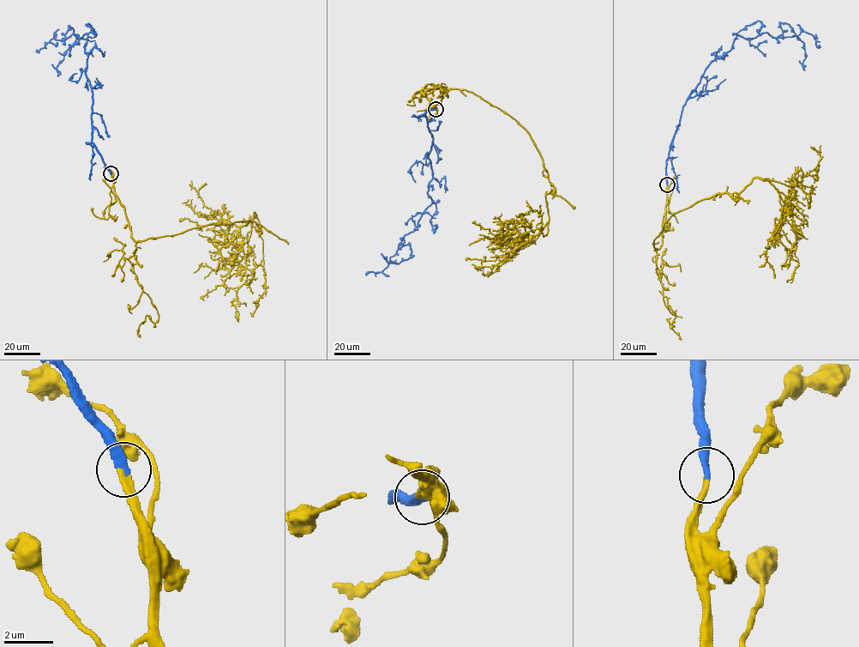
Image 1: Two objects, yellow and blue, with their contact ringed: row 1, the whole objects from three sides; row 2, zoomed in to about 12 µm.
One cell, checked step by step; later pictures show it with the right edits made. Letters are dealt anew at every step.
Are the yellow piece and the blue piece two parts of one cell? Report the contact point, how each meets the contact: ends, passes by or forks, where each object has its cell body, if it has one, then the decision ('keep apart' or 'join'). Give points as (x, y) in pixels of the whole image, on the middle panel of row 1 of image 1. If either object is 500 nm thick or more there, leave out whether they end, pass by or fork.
place (435, 109); yellow ends; blue ends; soma yellow none; soma blue none; join

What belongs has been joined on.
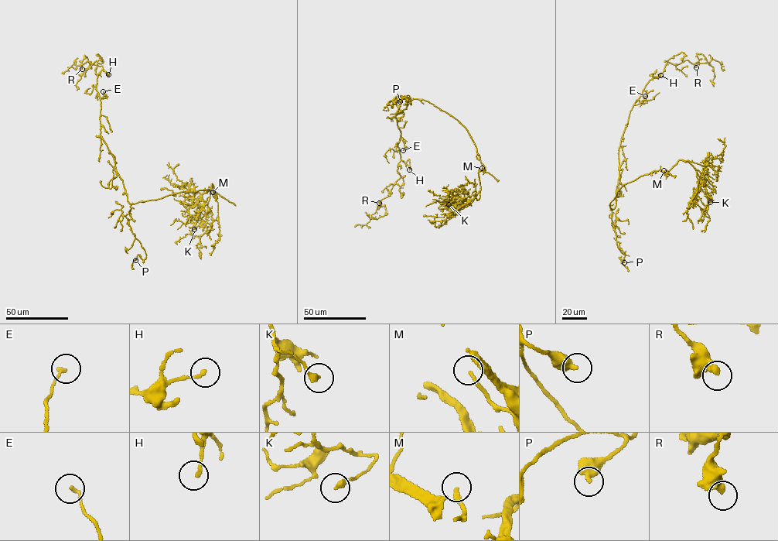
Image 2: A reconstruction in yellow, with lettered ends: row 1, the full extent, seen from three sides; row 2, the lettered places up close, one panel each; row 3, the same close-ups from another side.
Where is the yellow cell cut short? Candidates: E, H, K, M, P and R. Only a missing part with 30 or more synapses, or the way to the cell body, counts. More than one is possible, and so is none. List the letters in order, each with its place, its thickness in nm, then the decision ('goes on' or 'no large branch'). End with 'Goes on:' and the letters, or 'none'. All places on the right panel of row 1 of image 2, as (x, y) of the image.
E: place (645, 96); calibre 160 nm; no large branch
H: place (660, 75); calibre 160 nm; no large branch
K: place (710, 202); calibre 260 nm; no large branch
M: place (663, 170); calibre 190 nm; no large branch
P: place (624, 262); calibre 420 nm; no large branch
R: place (696, 67); calibre 340 nm; no large branch
Goes on: none

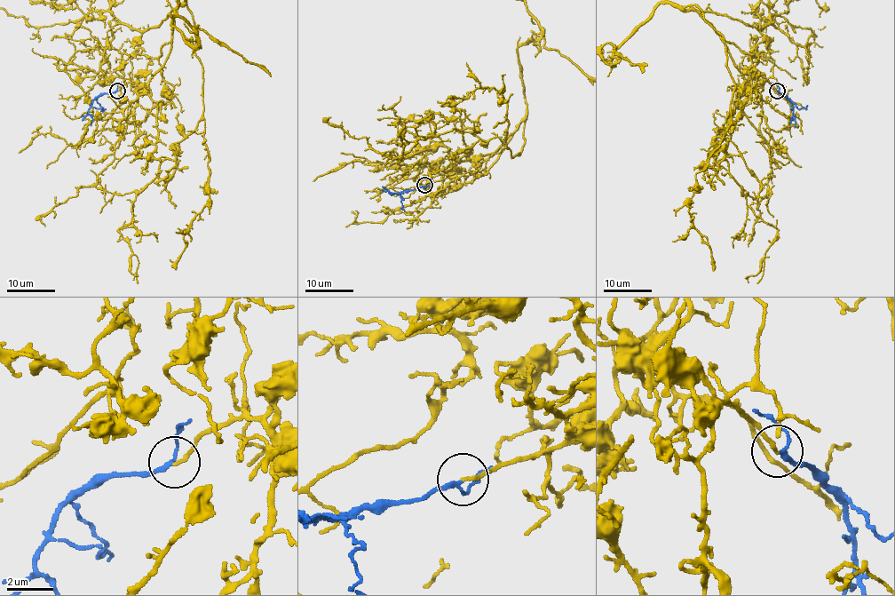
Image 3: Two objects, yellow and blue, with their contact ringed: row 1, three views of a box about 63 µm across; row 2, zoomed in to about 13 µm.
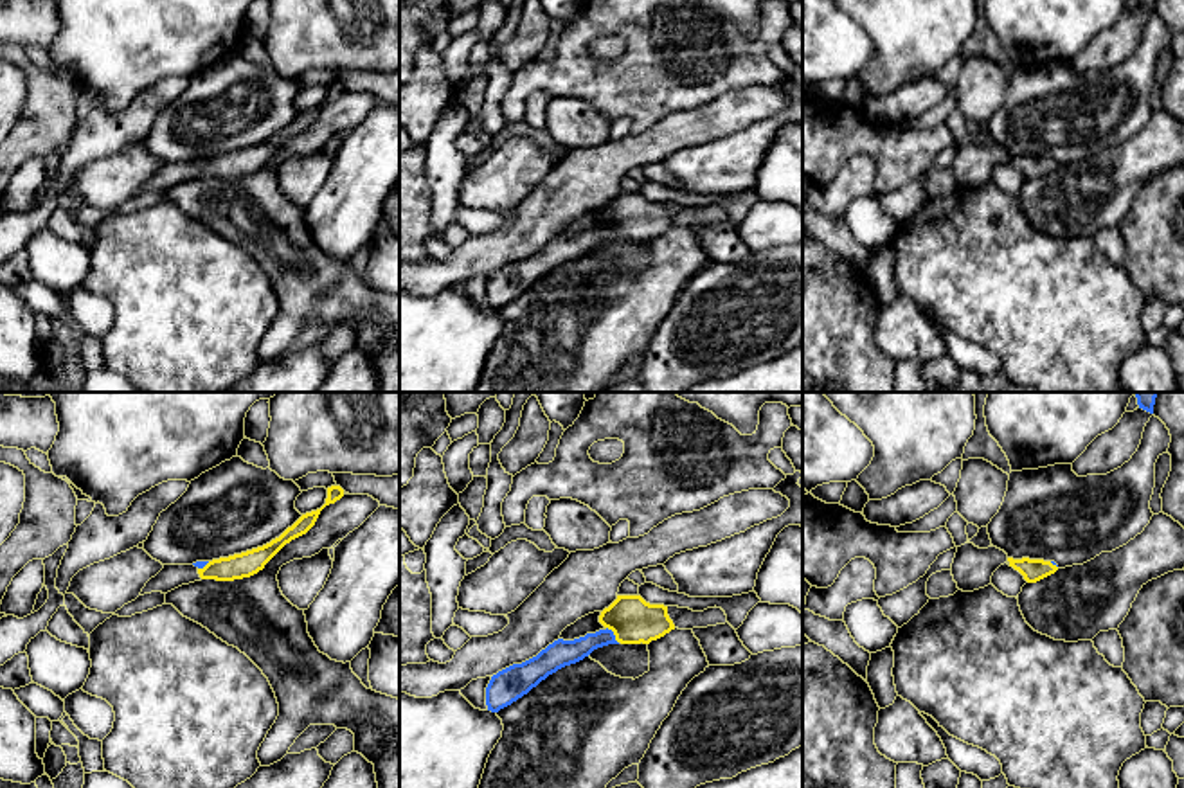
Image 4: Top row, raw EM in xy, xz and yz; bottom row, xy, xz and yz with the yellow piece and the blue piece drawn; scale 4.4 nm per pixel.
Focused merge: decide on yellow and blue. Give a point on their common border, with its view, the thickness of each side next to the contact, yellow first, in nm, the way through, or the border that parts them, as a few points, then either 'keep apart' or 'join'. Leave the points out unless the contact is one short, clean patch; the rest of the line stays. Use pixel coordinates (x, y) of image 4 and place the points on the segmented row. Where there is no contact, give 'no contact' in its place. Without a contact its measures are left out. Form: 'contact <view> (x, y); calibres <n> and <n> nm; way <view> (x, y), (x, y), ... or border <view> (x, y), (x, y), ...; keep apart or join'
contact xz (614, 634); calibres 200 and 120 nm; way xz (632, 619), (614, 634), (562, 653); join

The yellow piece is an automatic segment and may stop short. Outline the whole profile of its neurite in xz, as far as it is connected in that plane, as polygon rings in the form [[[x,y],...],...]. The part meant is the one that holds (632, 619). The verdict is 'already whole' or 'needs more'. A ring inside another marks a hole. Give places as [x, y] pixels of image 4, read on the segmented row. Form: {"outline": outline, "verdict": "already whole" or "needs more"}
{"outline": [[[617,595],[601,612],[599,622],[605,628],[596,633],[587,633],[574,640],[558,639],[536,657],[493,675],[486,687],[488,711],[498,712],[511,705],[549,675],[583,660],[597,648],[619,642],[650,644],[675,630],[668,606],[650,604],[641,595]]], "verdict": "needs more"}

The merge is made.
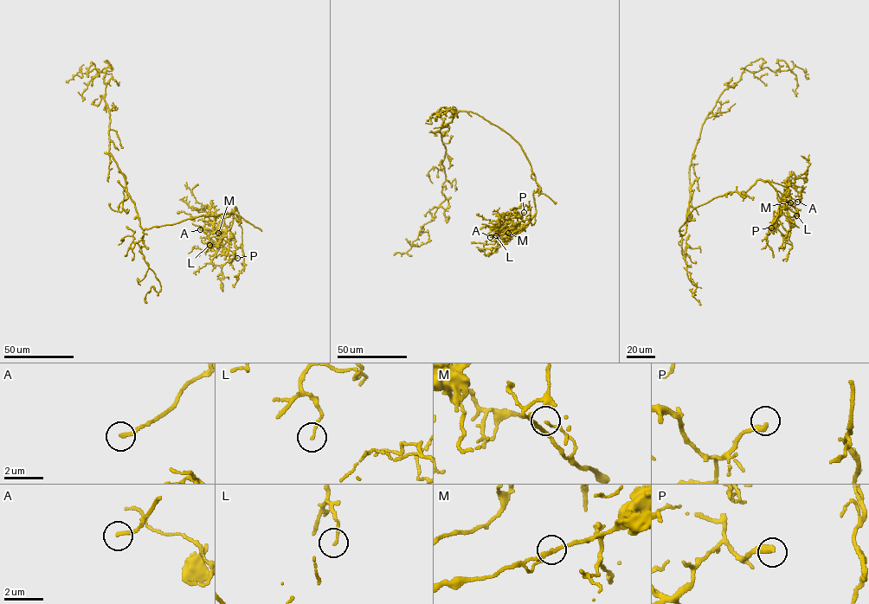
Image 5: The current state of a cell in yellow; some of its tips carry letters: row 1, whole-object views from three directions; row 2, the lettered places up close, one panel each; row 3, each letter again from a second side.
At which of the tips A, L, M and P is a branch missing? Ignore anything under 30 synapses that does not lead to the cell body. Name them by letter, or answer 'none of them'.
A, P

